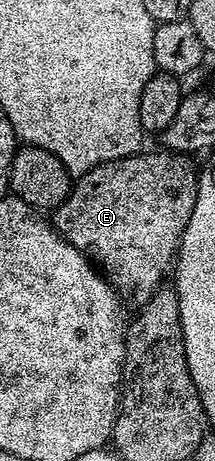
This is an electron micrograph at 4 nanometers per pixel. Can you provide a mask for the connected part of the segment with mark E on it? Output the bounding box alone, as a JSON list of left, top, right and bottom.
[54,152,198,308]

